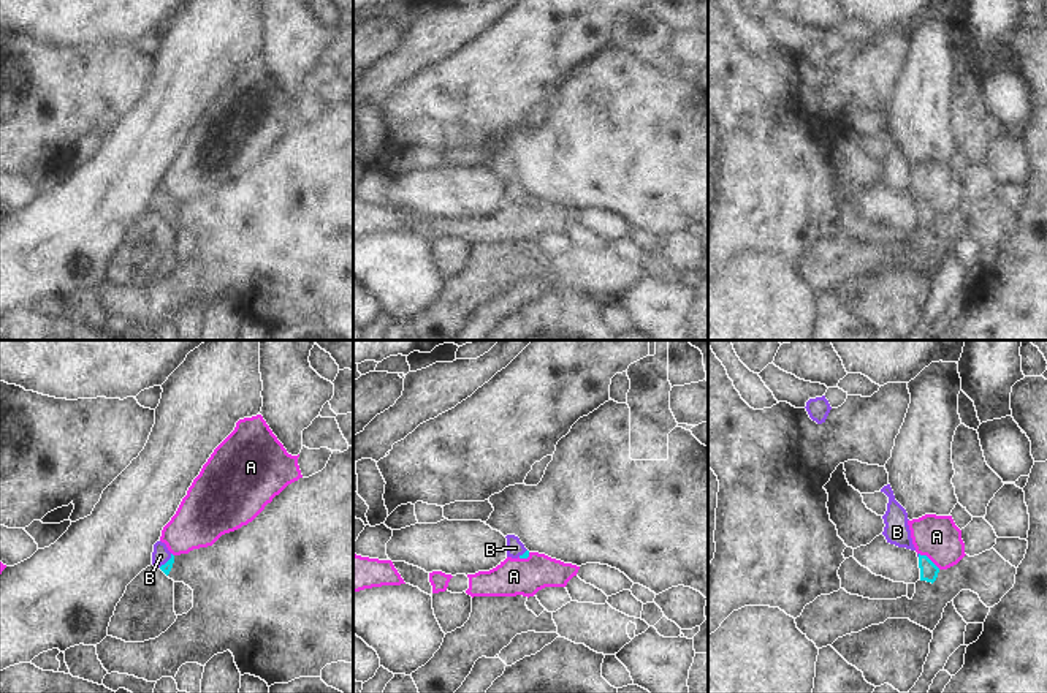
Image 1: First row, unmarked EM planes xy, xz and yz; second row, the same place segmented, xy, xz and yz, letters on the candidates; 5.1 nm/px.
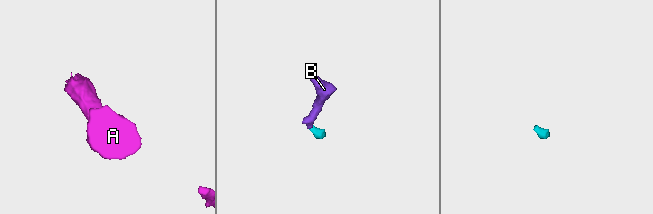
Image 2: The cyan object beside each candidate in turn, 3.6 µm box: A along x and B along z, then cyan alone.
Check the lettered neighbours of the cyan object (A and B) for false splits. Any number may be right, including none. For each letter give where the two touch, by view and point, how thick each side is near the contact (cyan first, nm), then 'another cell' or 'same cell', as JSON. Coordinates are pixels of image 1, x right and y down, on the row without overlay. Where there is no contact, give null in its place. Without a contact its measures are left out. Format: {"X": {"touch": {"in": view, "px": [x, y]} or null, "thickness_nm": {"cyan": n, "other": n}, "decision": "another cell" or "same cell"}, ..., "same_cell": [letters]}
{"A": {"touch": {"in": "yz", "px": [928, 204]}, "thickness_nm": {"cyan": 100, "other": 220}, "decision": "another cell"}, "B": {"touch": {"in": "xy", "px": [167, 208]}, "thickness_nm": {"cyan": 50, "other": 90}, "decision": "same cell"}, "same_cell": ["B"]}

